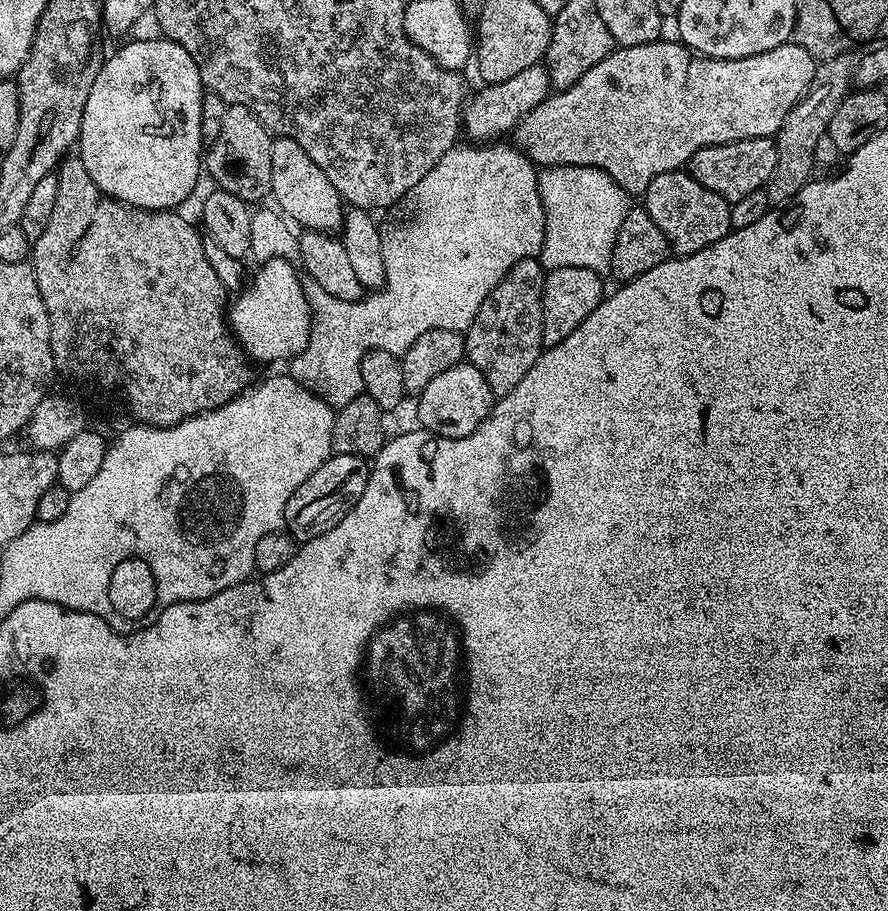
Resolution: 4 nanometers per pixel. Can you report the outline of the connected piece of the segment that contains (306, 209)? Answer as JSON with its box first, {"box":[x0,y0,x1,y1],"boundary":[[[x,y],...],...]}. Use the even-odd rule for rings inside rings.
{"box":[270,136,346,233],"boundary":[[[276,136],[272,141],[270,150],[270,182],[272,183],[271,195],[276,196],[275,203],[279,211],[293,225],[313,232],[335,233],[344,223],[346,205],[340,198],[340,191],[326,178],[326,174],[294,142],[285,136]]]}

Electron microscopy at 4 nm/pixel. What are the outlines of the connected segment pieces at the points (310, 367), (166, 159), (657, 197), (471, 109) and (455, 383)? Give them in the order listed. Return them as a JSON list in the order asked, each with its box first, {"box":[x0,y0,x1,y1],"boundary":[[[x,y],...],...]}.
[{"box":[290,142,546,410],"boundary":[[[496,142],[491,146],[468,146],[472,148],[457,146],[446,150],[446,154],[442,154],[442,158],[434,166],[434,170],[430,170],[430,174],[426,174],[426,178],[422,178],[422,182],[418,182],[418,186],[412,188],[410,193],[412,217],[402,221],[397,228],[392,228],[389,232],[387,229],[383,233],[382,262],[386,262],[386,278],[383,288],[365,295],[364,299],[359,300],[357,304],[351,304],[345,300],[335,300],[330,294],[326,294],[326,290],[322,290],[322,286],[318,286],[314,282],[305,283],[304,293],[312,306],[312,332],[308,335],[308,344],[297,356],[292,357],[290,375],[299,384],[310,389],[315,396],[326,401],[332,409],[339,410],[342,406],[346,406],[346,402],[354,402],[354,398],[358,398],[364,392],[360,362],[373,348],[385,347],[384,328],[388,328],[392,324],[392,308],[397,312],[396,340],[400,343],[398,348],[401,353],[410,350],[410,346],[414,346],[414,341],[421,334],[426,334],[426,330],[454,330],[463,334],[474,322],[474,318],[478,314],[482,302],[490,294],[490,290],[494,290],[494,286],[498,286],[498,282],[502,282],[502,278],[512,269],[514,262],[539,257],[546,234],[546,214],[538,190],[538,182],[540,181],[538,168],[526,153],[520,151],[519,147],[513,146],[511,143],[509,143],[510,145],[504,143],[508,142]]]},{"box":[78,38,206,210],"boundary":[[[159,38],[160,40],[132,40],[124,44],[105,64],[101,63],[96,69],[96,77],[90,90],[90,98],[86,98],[86,110],[82,110],[82,126],[78,141],[78,158],[86,166],[86,174],[94,178],[94,182],[107,196],[113,196],[121,204],[145,210],[176,210],[180,203],[196,188],[196,183],[202,176],[202,153],[206,145],[202,138],[202,100],[206,91],[202,78],[198,74],[198,66],[182,46],[173,40]]]},{"box":[642,170,733,256],"boundary":[[[686,170],[658,174],[658,178],[651,180],[644,191],[642,207],[650,214],[650,218],[654,218],[654,226],[658,226],[658,230],[666,234],[668,247],[676,256],[689,256],[698,250],[706,250],[733,229],[730,222],[732,206],[729,200],[714,194],[714,190],[706,190],[706,186],[702,186],[702,182],[698,182]]]},{"box":[462,63,550,142],"boundary":[[[543,63],[522,70],[522,74],[514,74],[514,78],[506,78],[506,82],[484,84],[481,92],[473,91],[464,105],[462,132],[472,142],[496,142],[507,134],[515,133],[516,127],[550,95],[548,69]]]},{"box":[415,362,494,438],"boundary":[[[462,362],[438,374],[438,378],[433,378],[430,386],[420,392],[415,401],[416,416],[420,419],[419,427],[425,432],[446,438],[462,438],[478,430],[478,426],[490,414],[493,403],[494,397],[486,378],[482,378],[473,364]]]}]

